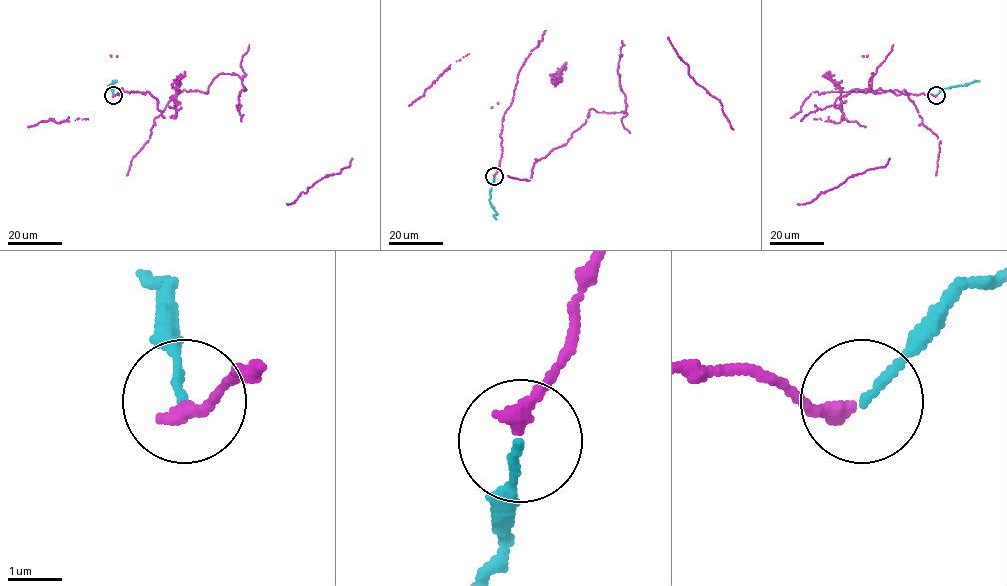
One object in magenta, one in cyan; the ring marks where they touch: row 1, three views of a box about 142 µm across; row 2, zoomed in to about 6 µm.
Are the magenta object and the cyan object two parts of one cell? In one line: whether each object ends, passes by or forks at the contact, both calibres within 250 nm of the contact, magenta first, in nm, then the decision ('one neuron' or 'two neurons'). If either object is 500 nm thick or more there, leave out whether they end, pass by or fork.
magenta ends there; cyan ends there; 280 nm thick on the magenta side, 130 nm on the other; one neuron

